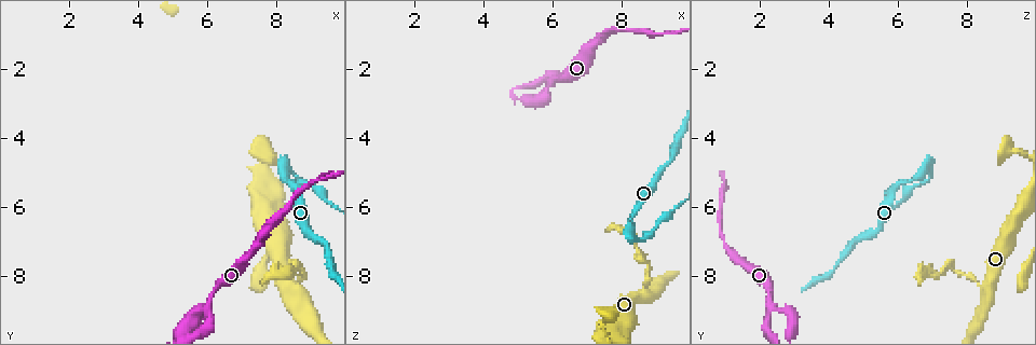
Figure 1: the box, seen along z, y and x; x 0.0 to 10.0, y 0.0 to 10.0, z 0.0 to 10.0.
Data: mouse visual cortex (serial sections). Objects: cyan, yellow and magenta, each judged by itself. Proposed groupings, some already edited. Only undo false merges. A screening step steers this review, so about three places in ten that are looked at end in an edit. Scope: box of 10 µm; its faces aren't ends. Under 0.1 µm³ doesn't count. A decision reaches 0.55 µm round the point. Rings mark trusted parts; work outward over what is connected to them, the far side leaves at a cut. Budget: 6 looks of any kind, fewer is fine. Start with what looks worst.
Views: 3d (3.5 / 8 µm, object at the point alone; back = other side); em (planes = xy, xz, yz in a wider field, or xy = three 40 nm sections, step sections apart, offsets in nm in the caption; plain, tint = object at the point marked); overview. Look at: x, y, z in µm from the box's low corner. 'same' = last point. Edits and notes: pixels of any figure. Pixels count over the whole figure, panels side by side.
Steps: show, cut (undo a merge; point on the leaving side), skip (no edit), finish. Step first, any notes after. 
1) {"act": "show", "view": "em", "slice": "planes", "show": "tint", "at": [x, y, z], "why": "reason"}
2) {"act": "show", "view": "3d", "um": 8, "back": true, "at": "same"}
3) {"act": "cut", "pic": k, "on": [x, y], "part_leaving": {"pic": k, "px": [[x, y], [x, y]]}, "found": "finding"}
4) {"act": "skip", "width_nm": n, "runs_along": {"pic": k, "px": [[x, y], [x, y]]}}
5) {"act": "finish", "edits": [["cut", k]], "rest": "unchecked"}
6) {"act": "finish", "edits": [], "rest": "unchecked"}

{"act": "show", "view": "3d", "um": 3.5, "back": true, "at": [6.05, 8.85, 2.35], "why": "three-way junction"}

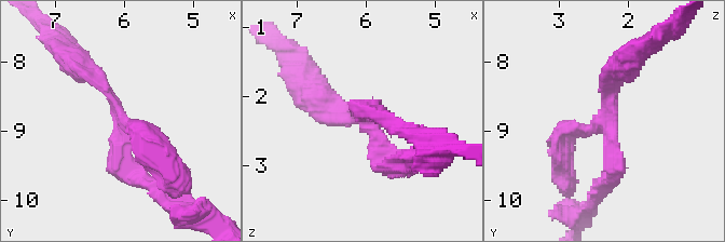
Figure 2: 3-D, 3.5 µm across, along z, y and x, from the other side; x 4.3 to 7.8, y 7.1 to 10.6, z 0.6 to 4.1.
{"act": "show", "view": "em", "slice": "xy", "step": 5, "show": "tint", "at": [6.00, 8.85, 2.35], "arms": 3, "arm_widths_nm": [200, 250, 250]}

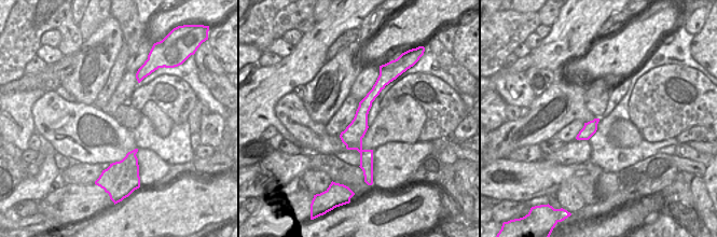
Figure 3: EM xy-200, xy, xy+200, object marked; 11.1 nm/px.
{"act": "show", "view": "em", "slice": "xy", "step": 2, "show": "tint", "at": "same", "why": "another direction"}

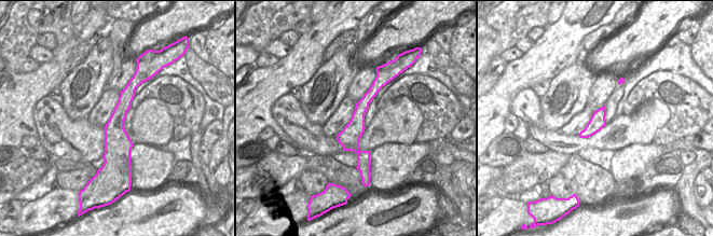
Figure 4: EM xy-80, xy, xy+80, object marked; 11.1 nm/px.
{"act": "skip", "runs_along": {"pic": 2, "px": [[76, 62], [155, 155]]}, "found": "continuous, no second cell"}

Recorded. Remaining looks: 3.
{"act": "show", "view": "3d", "um": 8, "at": [8.65, 8.30, 8.35], "why": "three arms meet"}

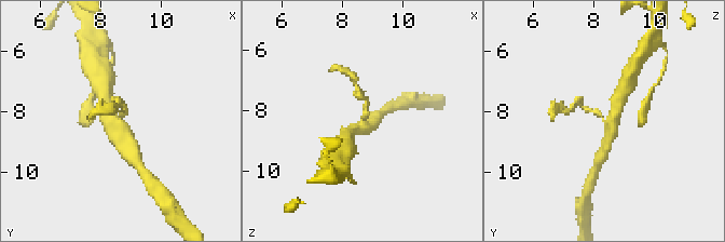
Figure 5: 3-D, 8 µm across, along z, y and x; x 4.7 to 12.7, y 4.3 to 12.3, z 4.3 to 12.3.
{"act": "show", "view": "3d", "um": 3.5, "at": "same"}

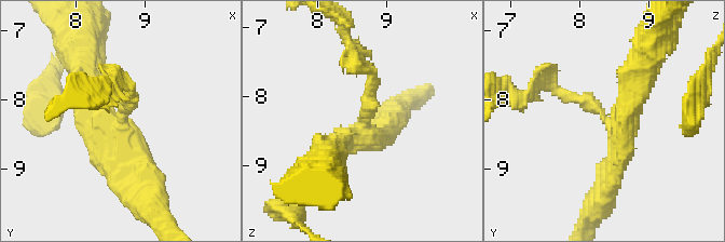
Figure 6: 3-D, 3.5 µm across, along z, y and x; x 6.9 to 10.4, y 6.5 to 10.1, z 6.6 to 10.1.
{"act": "show", "view": "em", "slice": "planes", "show": "tint", "at": [8.70, 8.25, 8.35], "why": "need the tissue"}

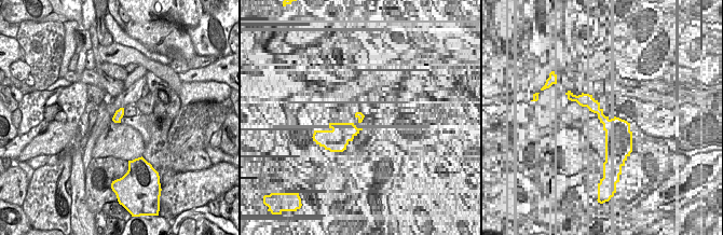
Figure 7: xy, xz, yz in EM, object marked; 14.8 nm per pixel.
{"act": "cut", "pic": 6, "on": [569, 97], "found": "a second cell is stuck on"}

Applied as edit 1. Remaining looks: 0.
{"act": "finish", "edits": [["cut", 6]], "rest": "unchecked"}

